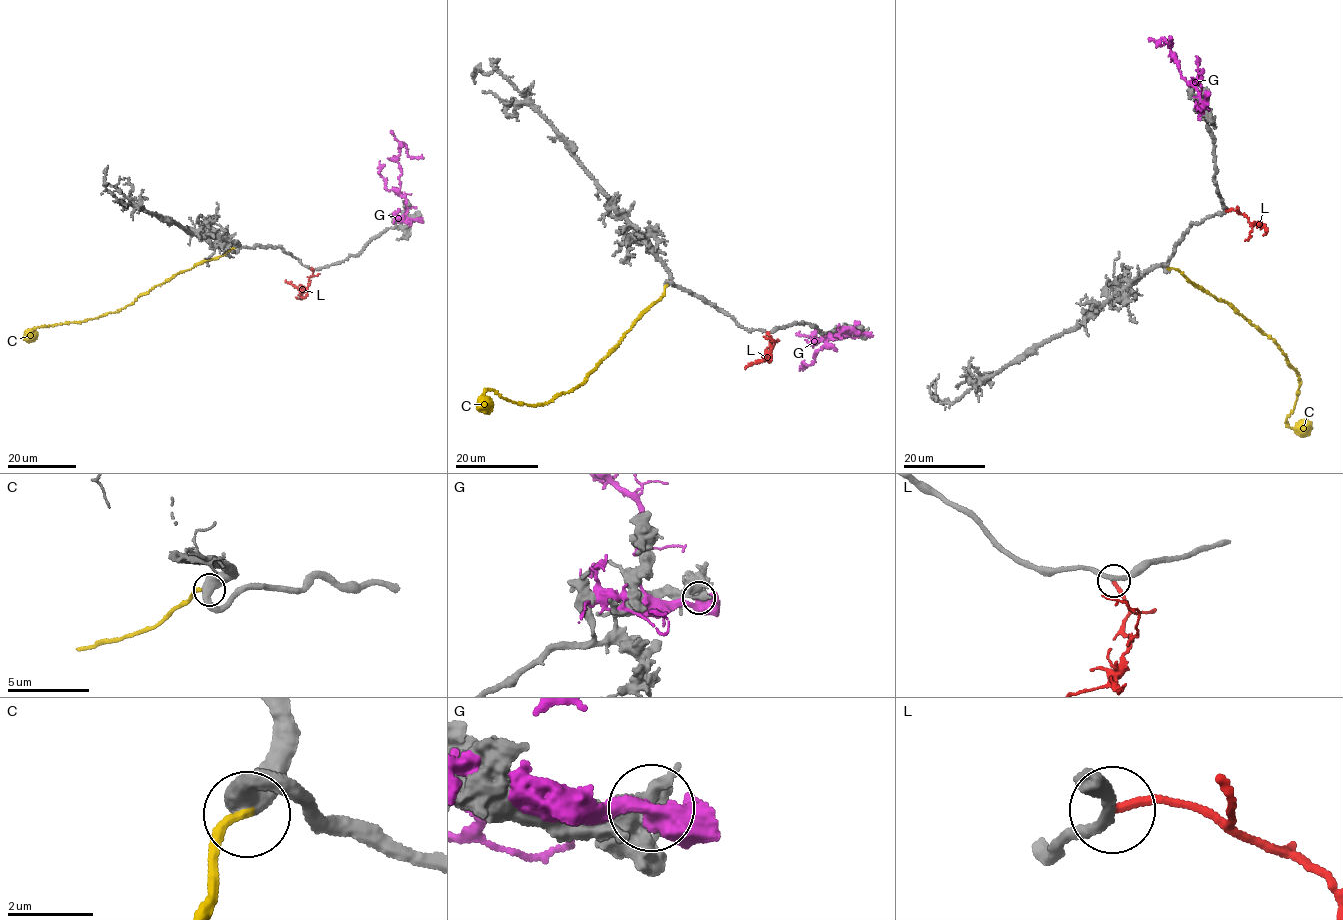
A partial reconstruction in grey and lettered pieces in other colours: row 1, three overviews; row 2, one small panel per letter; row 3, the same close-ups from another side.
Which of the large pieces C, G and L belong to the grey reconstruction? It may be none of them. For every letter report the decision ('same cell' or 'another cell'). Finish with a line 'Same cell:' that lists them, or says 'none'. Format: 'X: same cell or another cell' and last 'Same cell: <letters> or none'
C: same cell
G: another cell
L: another cell
Same cell: C

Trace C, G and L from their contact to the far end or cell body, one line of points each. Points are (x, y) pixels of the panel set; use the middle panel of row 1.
C: (667, 285), (661, 298), (636, 320), (585, 382), (536, 405), (512, 402), (488, 389), (483, 396), (486, 412)
G: (865, 332), (848, 332), (844, 337), (828, 333), (826, 338), (813, 341), (813, 336), (819, 339), (845, 336)
L: (767, 332), (772, 341), (770, 354), (745, 368)

